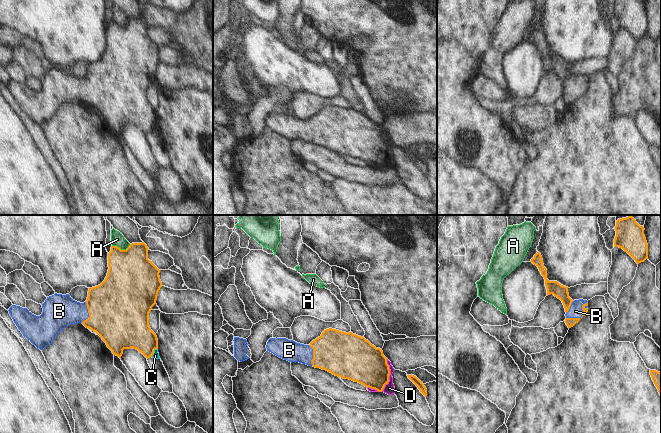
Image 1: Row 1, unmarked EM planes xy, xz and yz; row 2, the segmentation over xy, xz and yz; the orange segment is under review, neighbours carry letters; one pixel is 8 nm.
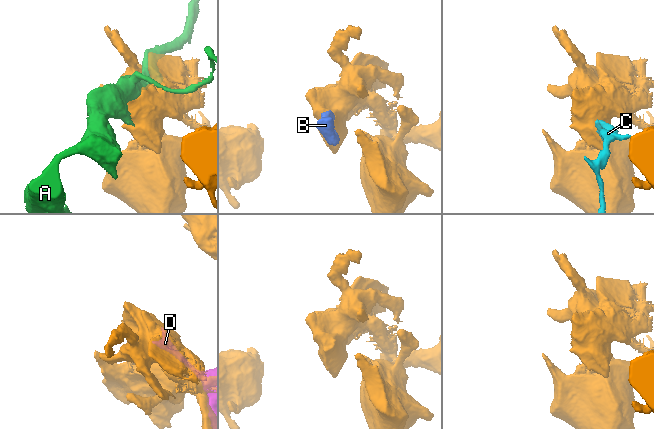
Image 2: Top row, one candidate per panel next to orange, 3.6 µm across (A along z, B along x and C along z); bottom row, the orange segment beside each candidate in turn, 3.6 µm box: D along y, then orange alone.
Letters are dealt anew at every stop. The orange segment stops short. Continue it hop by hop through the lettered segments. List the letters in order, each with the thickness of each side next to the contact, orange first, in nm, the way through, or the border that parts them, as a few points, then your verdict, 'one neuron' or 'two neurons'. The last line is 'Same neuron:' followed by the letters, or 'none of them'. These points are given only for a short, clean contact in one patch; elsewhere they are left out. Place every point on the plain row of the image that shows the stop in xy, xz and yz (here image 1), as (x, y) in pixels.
A: calibres 400 and 110 nm; two neurons
B: calibres 480 and 280 nm; way xy (118, 84), (88, 88), (59, 87); one neuron
C: calibres 280 and 50 nm; border xy (157, 124), (154, 126), (152, 133); two neurons
D: calibres 320 and 90 nm; two neurons
Same neuron: B

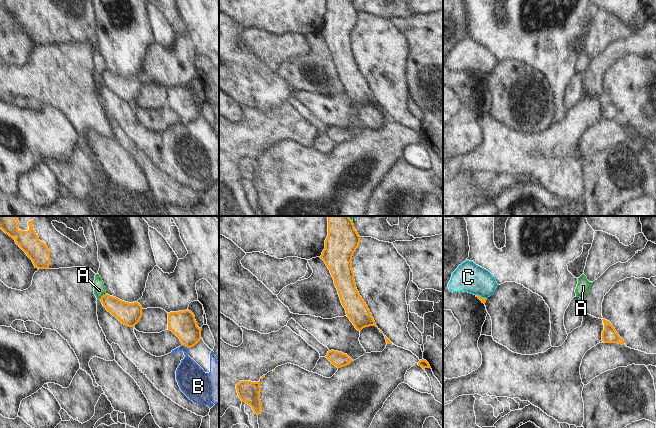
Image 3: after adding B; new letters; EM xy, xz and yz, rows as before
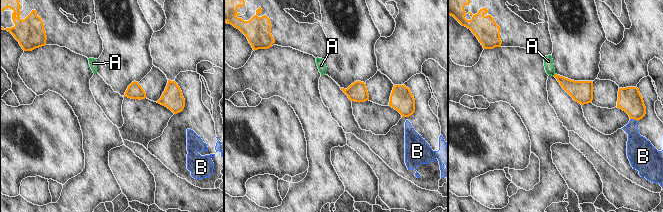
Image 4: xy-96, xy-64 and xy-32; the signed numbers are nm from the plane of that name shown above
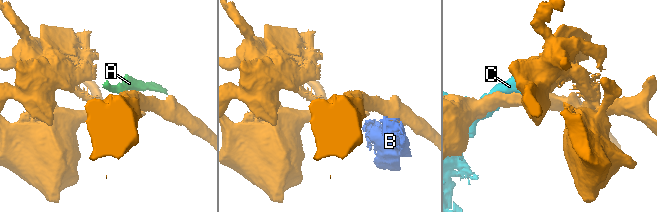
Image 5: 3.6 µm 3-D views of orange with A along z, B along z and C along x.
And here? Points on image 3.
A: calibres 180 and 100 nm; border xy (105, 69), (100, 75); two neurons
B: calibres 200 and 220 nm; border xy (182, 120), (188, 124); two neurons
C: calibres 40 and 240 nm; two neurons
Same neuron: none of them

